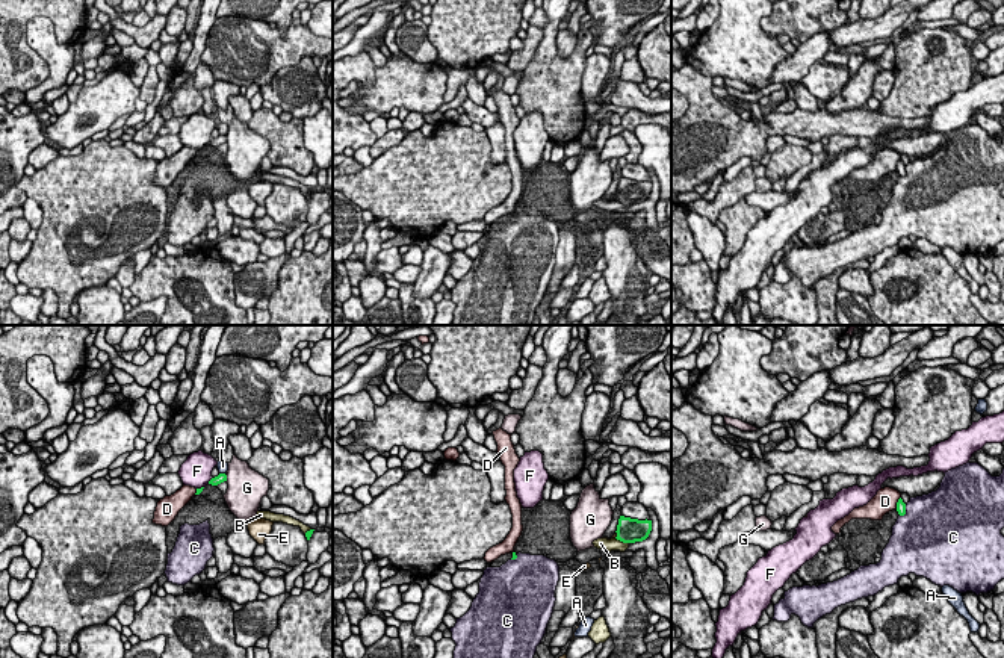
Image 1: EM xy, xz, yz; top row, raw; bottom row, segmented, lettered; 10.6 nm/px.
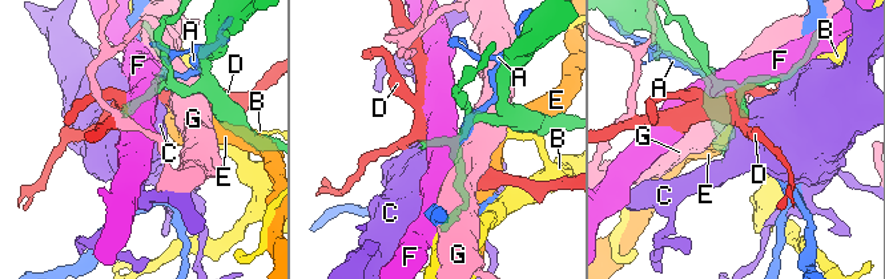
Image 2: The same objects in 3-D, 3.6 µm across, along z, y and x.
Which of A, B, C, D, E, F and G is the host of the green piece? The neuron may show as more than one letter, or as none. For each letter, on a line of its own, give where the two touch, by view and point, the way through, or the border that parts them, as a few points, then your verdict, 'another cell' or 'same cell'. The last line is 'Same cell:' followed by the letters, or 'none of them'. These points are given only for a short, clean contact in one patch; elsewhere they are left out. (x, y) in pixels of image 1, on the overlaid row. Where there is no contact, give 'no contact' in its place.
A: meets green in xy at (223, 474); another cell
B: meets green in xz at (622, 540); another cell
C: meets green in yz at (904, 512); border along yz (906, 504), (906, 512), (900, 516); another cell
D: meets green in yz at (897, 502); another cell
E: meets green in xz at (617, 534); another cell
F: meets green in xy at (210, 480); another cell
G: meets green in xy at (226, 477); another cell
Same cell: none of them

